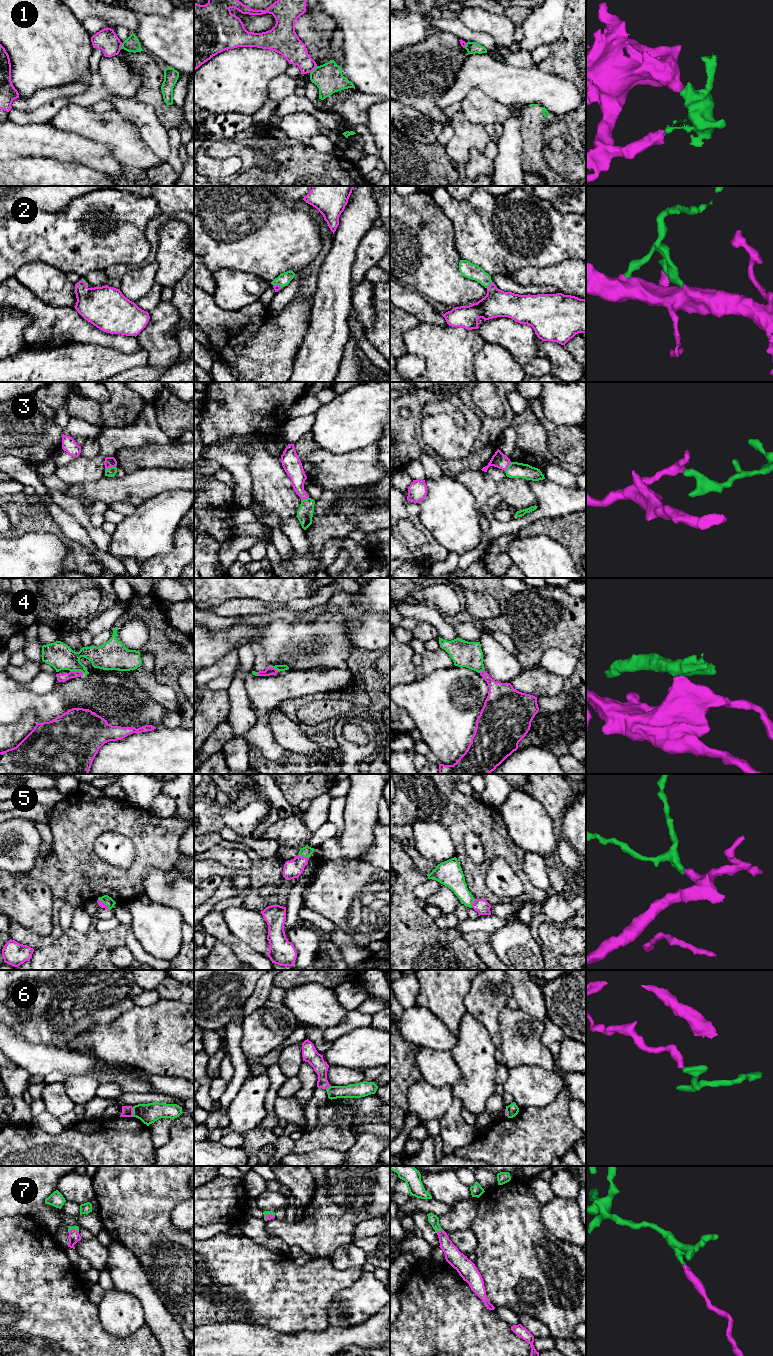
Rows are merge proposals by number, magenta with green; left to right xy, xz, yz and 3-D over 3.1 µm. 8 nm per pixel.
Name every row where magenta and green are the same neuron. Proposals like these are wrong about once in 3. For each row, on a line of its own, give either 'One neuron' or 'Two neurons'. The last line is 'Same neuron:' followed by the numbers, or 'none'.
1: Two neurons
2: One neuron
3: Two neurons
4: Two neurons
5: One neuron
6: Two neurons
7: One neuron
Same neuron: 2, 5, 7

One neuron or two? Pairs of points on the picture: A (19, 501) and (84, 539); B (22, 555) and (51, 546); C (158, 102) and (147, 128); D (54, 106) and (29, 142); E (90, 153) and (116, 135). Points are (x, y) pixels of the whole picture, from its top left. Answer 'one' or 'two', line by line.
A: two
B: one
C: two
D: two
E: two

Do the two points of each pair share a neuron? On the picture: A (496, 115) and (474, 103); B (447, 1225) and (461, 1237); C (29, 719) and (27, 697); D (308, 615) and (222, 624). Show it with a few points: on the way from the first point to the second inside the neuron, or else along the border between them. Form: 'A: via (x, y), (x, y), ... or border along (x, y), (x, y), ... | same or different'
A: via (491, 112), (479, 108) | same
B: border along (469, 1227), (447, 1233) | different
C: border along (35, 713), (28, 710), (18, 720), (10, 724) | different
D: via (287, 615), (270, 615), (264, 619), (243, 619) | same

